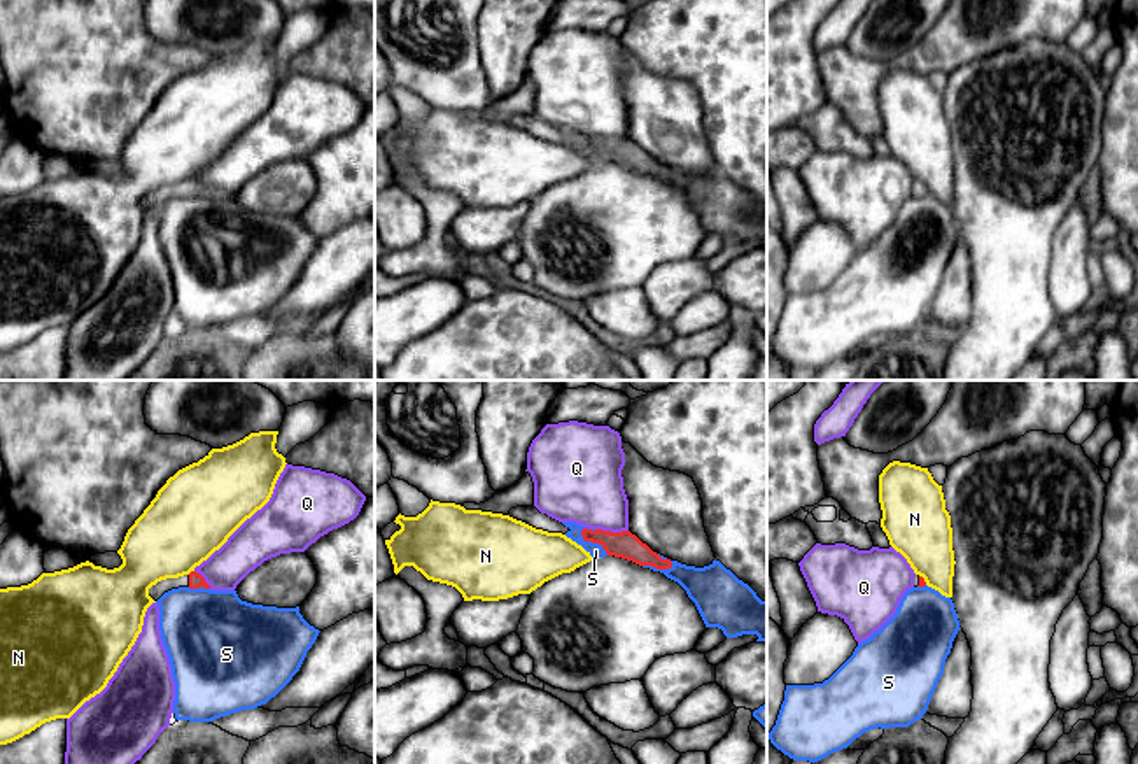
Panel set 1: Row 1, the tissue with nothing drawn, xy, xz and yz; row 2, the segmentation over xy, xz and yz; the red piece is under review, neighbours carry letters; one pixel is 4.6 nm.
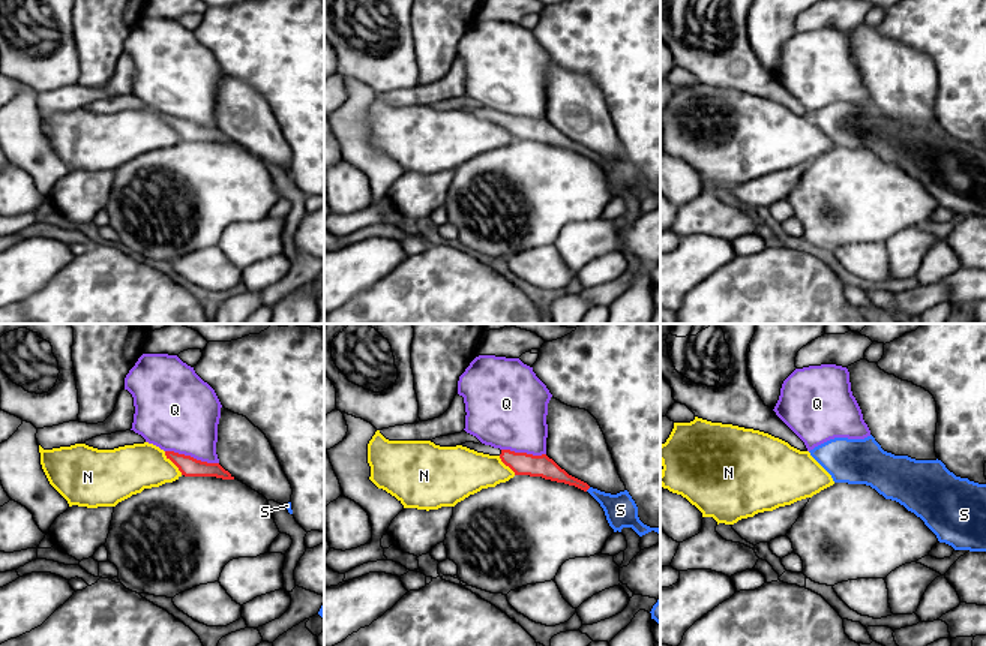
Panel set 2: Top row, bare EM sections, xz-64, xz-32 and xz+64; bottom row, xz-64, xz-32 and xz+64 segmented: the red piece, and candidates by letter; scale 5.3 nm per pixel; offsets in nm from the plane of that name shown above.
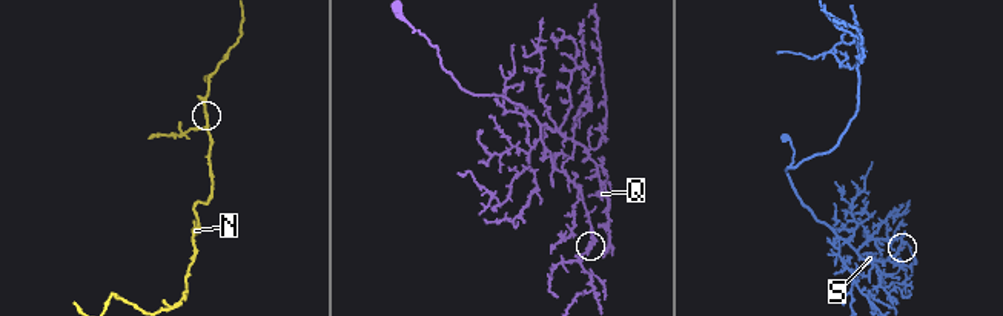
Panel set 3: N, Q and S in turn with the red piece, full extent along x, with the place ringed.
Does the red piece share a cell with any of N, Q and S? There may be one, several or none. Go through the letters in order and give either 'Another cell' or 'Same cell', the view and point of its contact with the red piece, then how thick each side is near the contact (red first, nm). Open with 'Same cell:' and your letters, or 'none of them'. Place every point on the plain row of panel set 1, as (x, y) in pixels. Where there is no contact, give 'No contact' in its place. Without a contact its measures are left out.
Same cell: none of them
N: Another cell. Touches red at xy (191, 179). Thickness 70 nm (red) against 380 nm
Q: Another cell. Touches red at xz (610, 139). Thickness 120 nm (red) against 360 nm
S: Another cell. Touches red at xz (592, 149). Thickness 120 nm (red) against 70 nm

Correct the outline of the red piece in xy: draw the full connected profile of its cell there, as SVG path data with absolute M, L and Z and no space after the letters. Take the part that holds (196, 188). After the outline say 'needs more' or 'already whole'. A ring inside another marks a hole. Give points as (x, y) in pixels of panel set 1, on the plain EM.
M191 179L189 182L179 184L179 186L166 186L158 189L156 193L152 193L149 196L149 203L158 209L165 200L172 198L172 196L179 196L179 195L189 195L189 196L210 196L210 193L205 189L205 186L196 180Z | needs more

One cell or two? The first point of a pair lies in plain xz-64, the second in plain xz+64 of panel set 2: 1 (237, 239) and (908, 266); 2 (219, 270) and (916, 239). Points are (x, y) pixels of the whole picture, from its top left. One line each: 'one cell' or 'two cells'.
1: one cell
2: two cells

